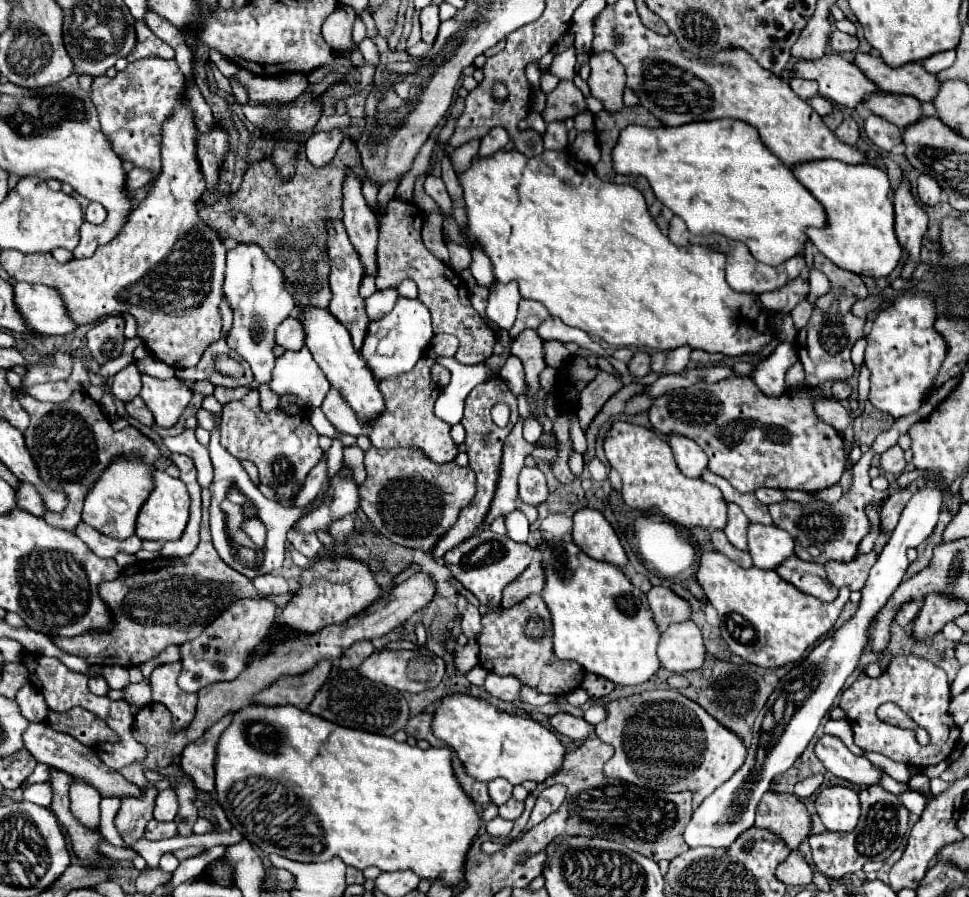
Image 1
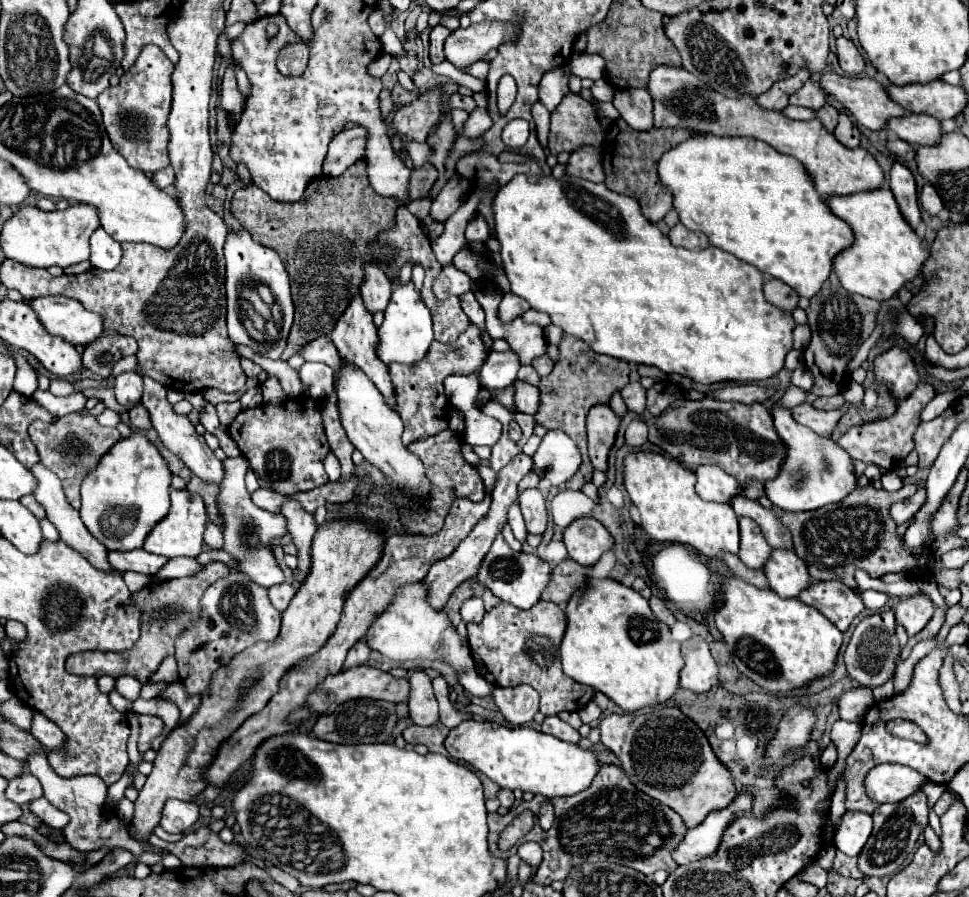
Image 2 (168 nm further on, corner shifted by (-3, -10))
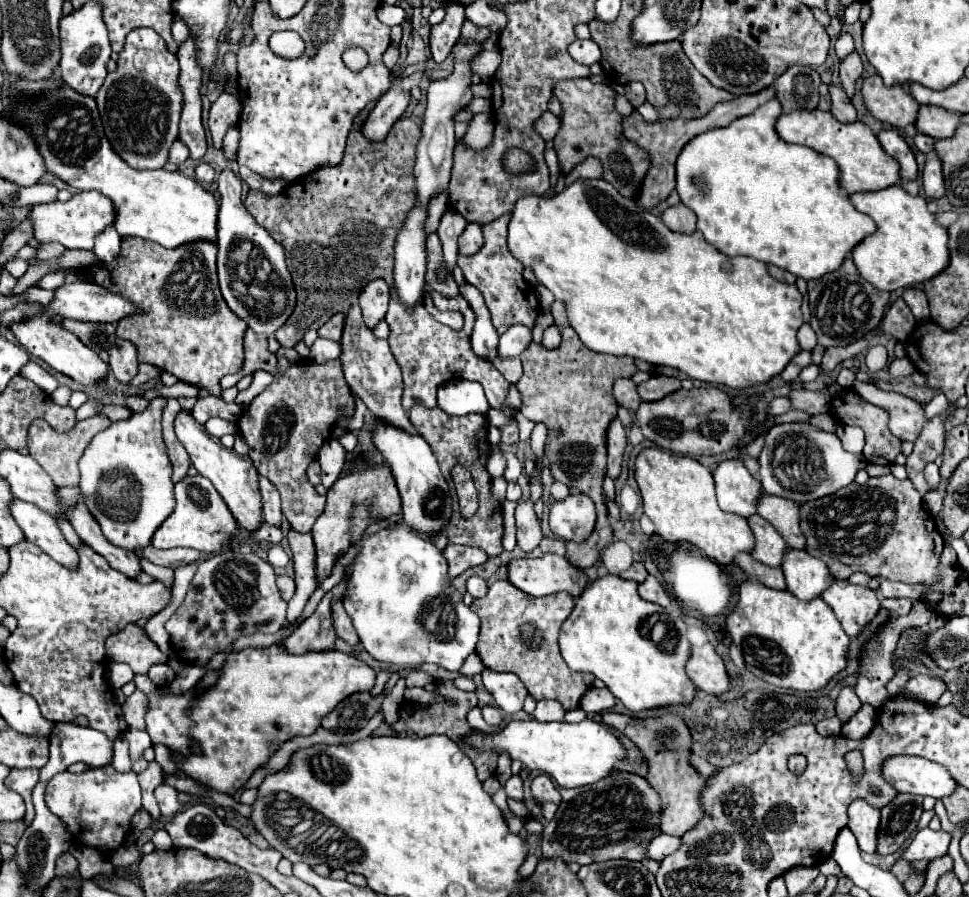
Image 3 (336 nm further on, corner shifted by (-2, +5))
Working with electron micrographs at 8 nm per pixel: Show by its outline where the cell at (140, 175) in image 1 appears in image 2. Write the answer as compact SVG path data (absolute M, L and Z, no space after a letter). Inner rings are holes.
M168 166L168 168L160 170L160 172L156 172L156 174L152 176L152 182L158 184L158 188L166 188L166 186L170 186L170 184L174 182L174 170Z

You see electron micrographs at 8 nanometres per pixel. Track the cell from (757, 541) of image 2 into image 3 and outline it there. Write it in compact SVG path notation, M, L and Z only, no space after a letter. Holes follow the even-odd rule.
M753 515L749 517L749 525L753 529L753 535L757 539L757 545L753 549L753 557L769 567L779 569L783 563L783 555L787 553L789 545L785 543L785 539L779 535L779 531L765 521L761 515Z

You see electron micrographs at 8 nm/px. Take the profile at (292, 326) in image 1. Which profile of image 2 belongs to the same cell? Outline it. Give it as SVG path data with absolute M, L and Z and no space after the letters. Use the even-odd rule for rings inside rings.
M318 338L318 340L312 340L306 346L302 346L302 358L308 362L324 362L324 364L332 366L334 370L338 370L338 366L340 366L338 350L326 338Z

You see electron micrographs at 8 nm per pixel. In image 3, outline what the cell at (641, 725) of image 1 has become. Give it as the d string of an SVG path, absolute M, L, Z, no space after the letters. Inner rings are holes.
M603 713L603 723L617 729L625 737L629 737L641 753L649 761L649 775L647 781L649 785L659 793L661 797L661 821L659 821L659 831L665 835L683 835L689 831L699 819L701 819L701 805L699 805L699 795L701 789L705 787L705 779L697 775L697 771L689 765L689 745L691 745L691 735L687 725L677 717L663 713L661 717L647 717L647 719L635 719L631 715L623 713Z

